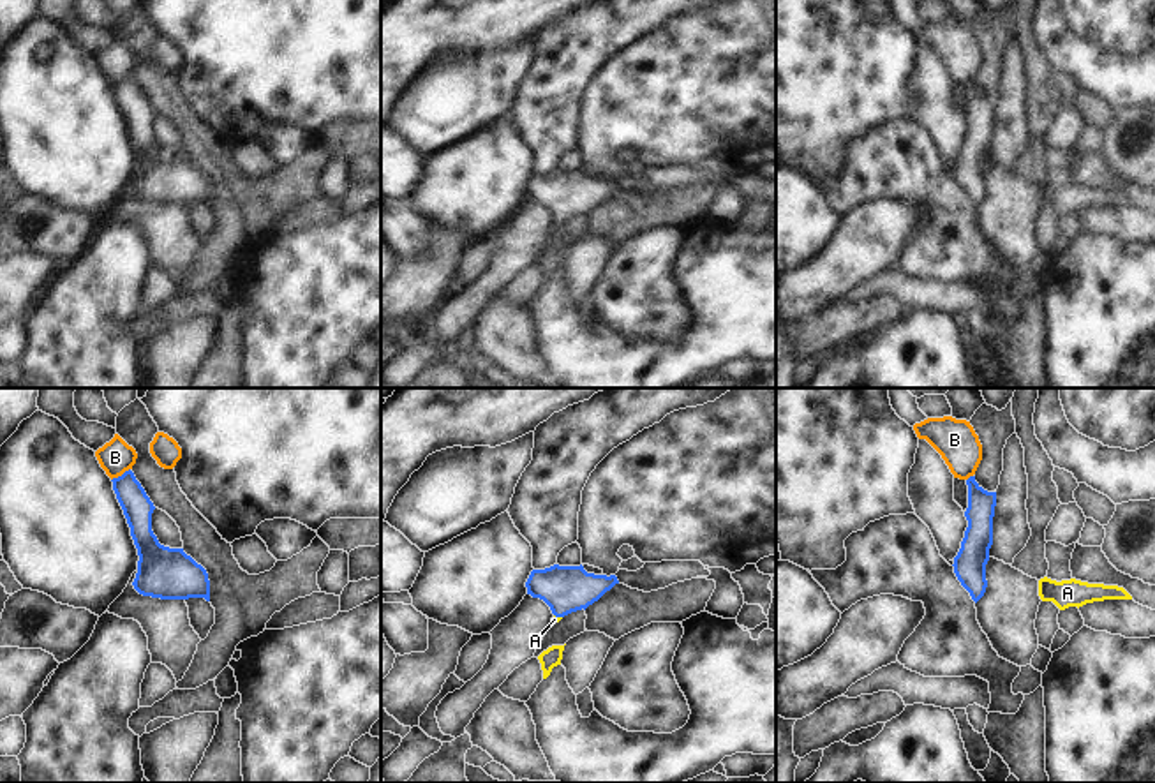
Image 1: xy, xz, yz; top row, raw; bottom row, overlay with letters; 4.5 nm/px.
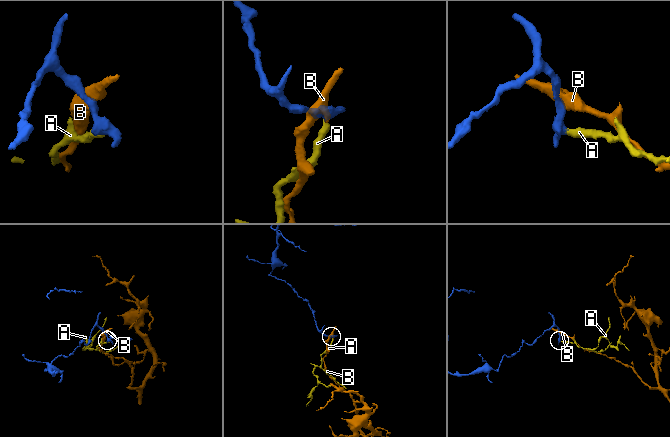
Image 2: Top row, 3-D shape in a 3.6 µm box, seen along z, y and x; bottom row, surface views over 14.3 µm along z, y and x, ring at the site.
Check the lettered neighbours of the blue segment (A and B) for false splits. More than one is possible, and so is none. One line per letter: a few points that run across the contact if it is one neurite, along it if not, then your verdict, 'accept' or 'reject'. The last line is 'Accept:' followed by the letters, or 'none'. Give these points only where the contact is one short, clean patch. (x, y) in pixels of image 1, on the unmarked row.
A: xz (565, 194), (558, 221), (554, 224) | accept
B: xy (129, 73), (111, 85) | reject
Accept: A

